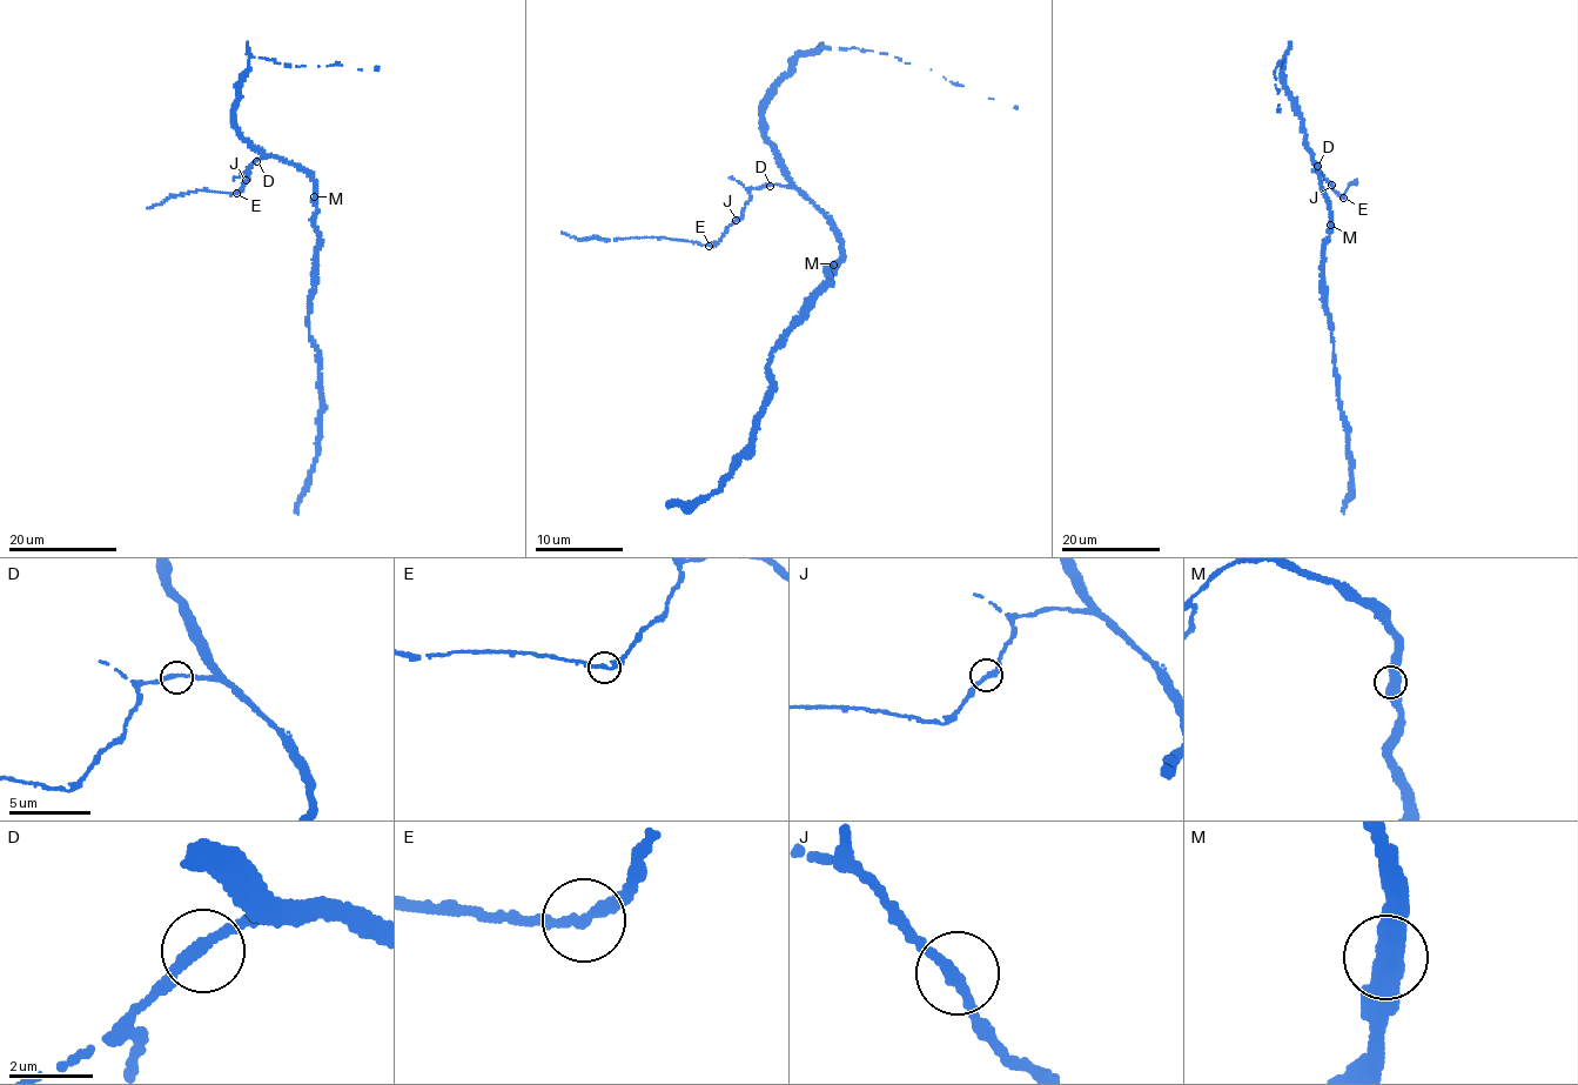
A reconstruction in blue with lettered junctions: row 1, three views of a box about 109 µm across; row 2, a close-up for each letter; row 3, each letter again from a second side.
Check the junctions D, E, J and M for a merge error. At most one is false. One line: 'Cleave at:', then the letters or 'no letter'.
Cleave at: no letter

